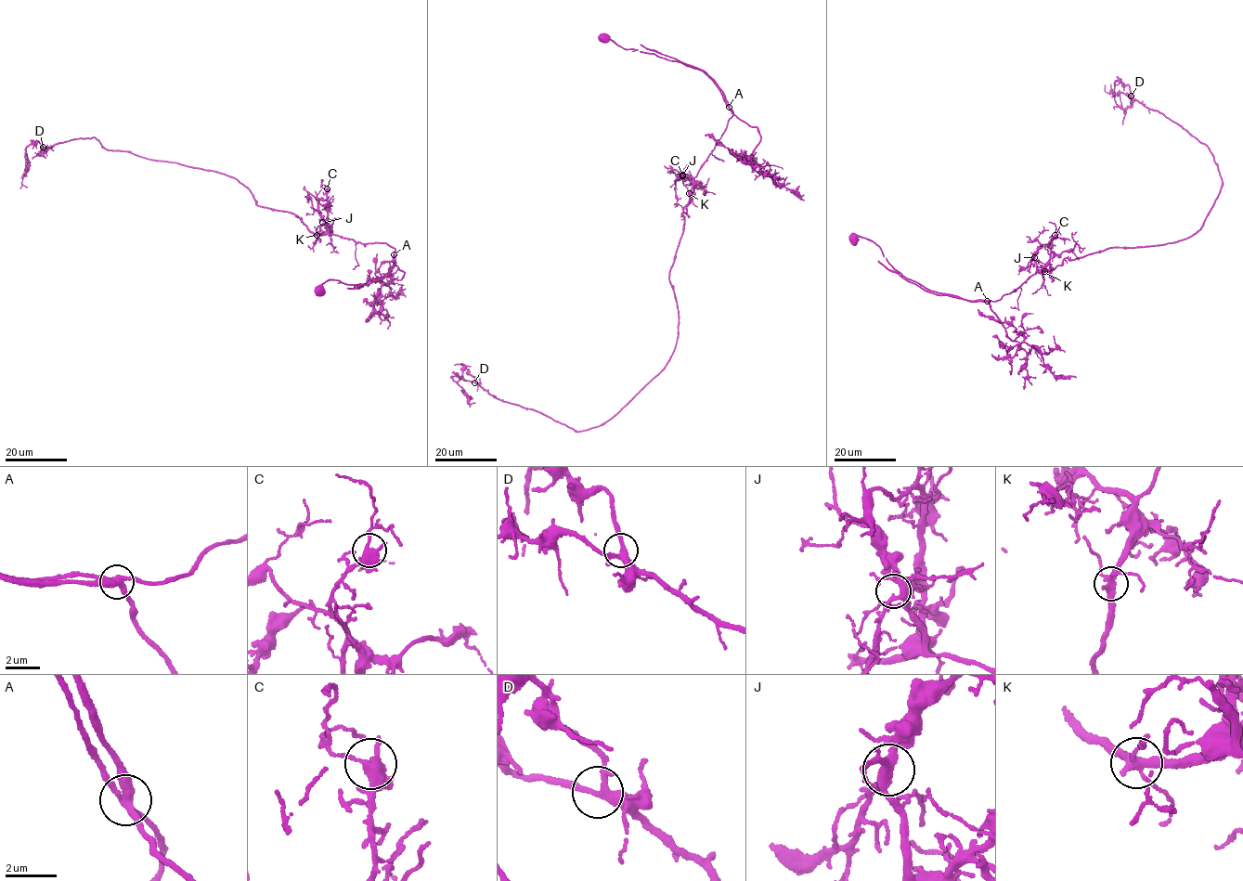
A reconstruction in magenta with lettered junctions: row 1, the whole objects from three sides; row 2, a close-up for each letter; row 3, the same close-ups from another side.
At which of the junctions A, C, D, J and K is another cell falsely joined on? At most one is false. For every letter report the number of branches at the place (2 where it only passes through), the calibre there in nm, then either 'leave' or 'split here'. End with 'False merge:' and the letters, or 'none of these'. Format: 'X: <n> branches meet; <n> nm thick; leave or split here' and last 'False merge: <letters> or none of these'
A: 4 branches meet; 340 nm thick; split here
C: 4 branches meet; 360 nm thick; leave
D: 4 branches meet; 280 nm thick; leave
J: 4 branches meet; 260 nm thick; leave
K: 4 branches meet; 320 nm thick; leave
False merge: A

